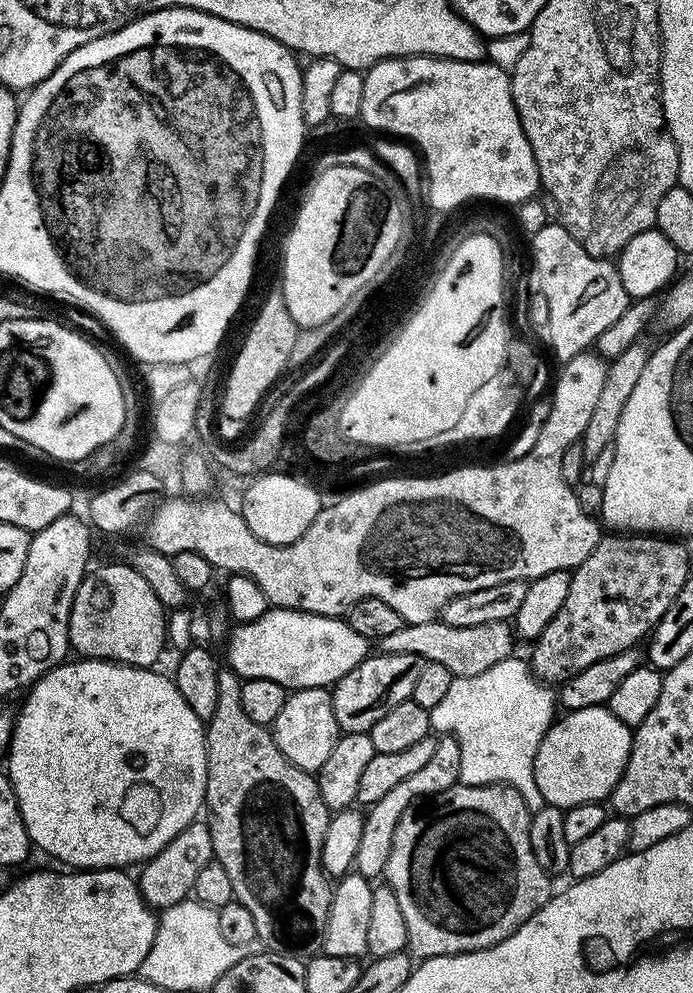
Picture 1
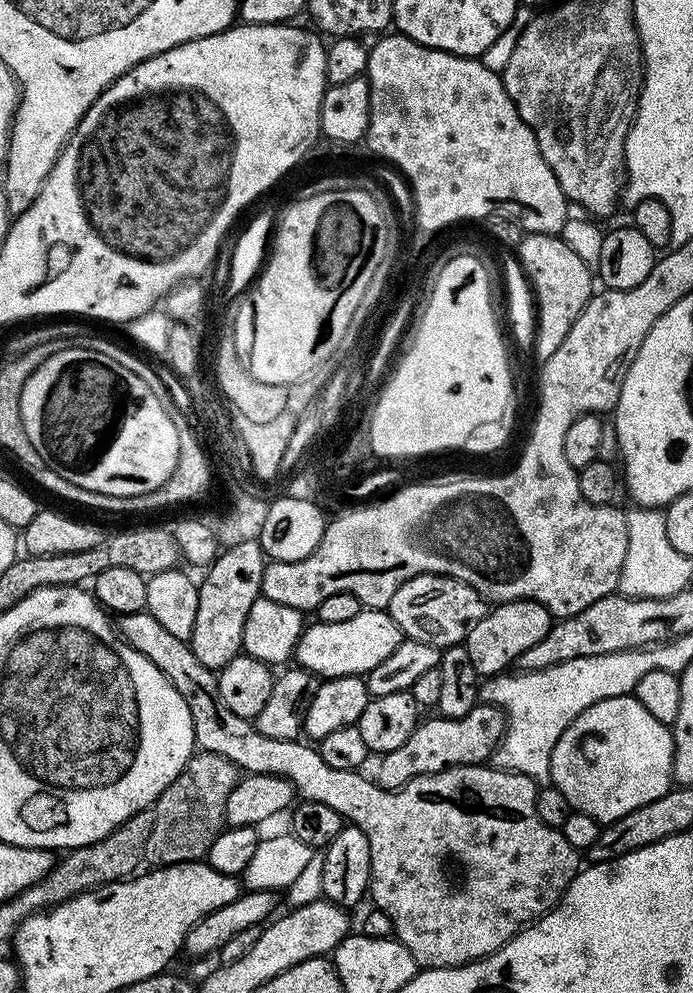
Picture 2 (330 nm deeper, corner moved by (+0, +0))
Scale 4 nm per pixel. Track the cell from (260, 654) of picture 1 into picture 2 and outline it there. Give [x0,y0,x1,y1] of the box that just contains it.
[294,610,402,678]

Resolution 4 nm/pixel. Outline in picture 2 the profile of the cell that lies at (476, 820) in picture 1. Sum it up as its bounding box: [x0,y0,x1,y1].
[118,610,582,969]

